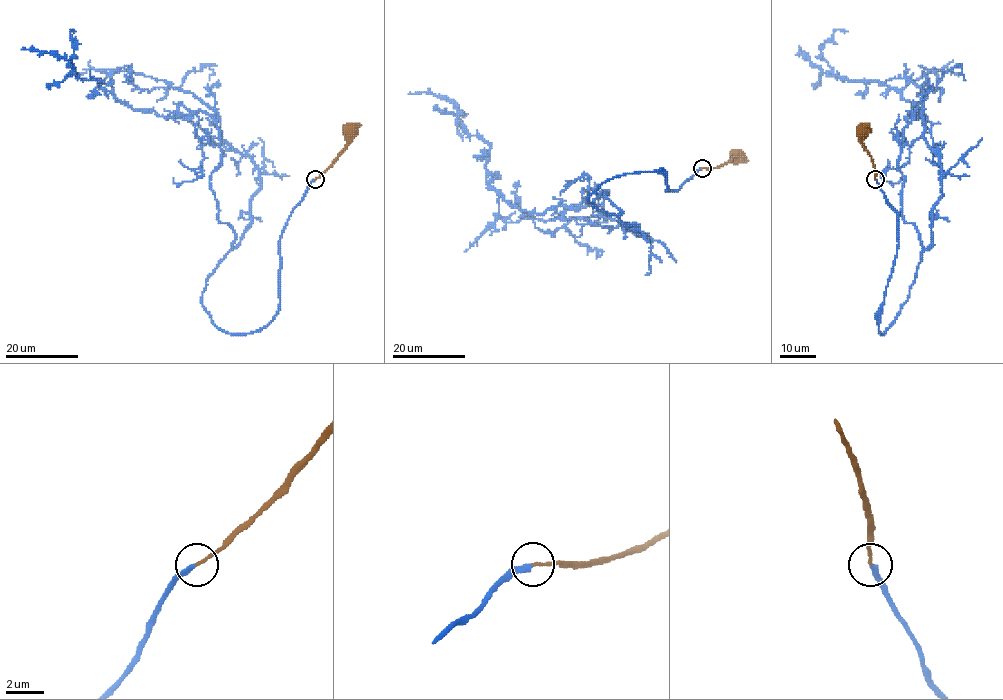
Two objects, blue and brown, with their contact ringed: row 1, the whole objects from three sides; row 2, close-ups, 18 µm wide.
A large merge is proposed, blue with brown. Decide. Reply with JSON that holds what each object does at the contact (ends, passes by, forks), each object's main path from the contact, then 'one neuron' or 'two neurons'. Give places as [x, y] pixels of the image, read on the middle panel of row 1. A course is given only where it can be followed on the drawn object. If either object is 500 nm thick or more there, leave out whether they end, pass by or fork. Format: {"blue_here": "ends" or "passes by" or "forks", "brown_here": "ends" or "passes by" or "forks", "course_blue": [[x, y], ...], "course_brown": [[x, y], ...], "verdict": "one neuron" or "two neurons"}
{"blue_here": "ends", "brown_here": "ends", "course_blue": [[701, 168], [607, 179], [588, 201], [617, 215], [608, 191], [519, 210], [456, 105], [408, 93]], "course_brown": [[701, 168], [715, 168], [737, 154], [739, 156]], "verdict": "one neuron"}

